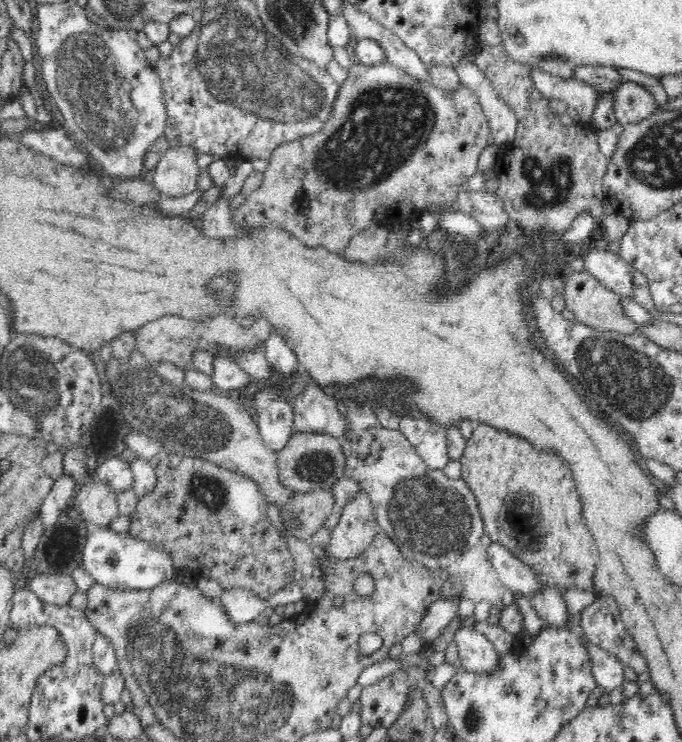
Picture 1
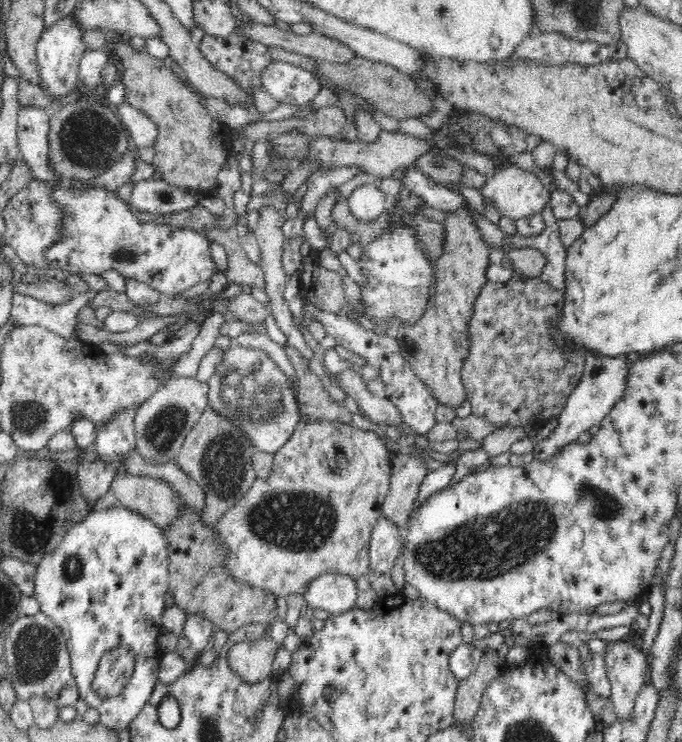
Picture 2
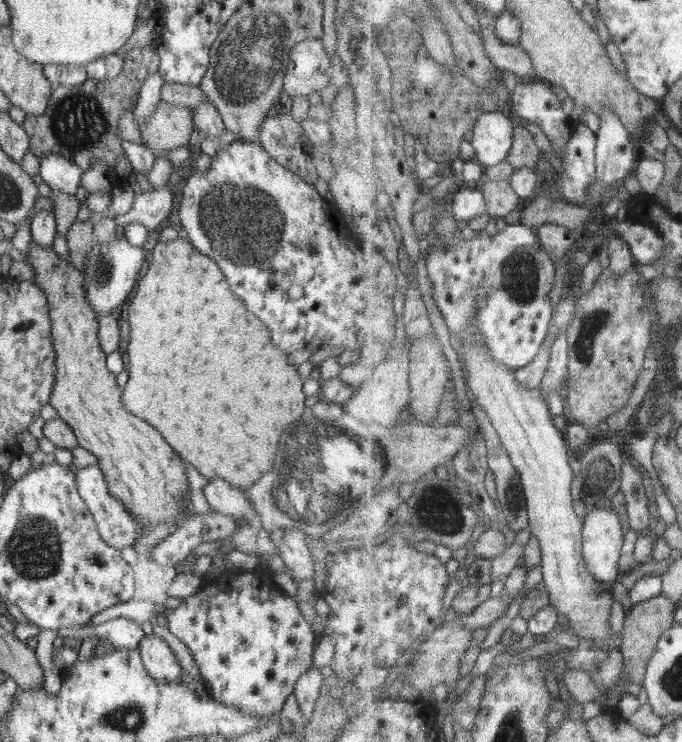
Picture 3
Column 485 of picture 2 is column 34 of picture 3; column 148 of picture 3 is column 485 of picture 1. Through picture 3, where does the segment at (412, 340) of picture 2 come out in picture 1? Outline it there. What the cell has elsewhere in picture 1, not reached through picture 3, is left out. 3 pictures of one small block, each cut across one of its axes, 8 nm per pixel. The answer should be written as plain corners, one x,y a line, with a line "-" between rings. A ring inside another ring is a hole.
486,422
474,423
474,431
470,440
467,441
466,448
464,448
464,454
460,458
461,462
461,477
463,481
470,487
470,490
474,493
477,500
477,505
485,526
485,532
490,535
492,543
498,543
506,547
514,556
521,559
524,564
530,566
530,569
534,572
538,572
538,579
543,584
548,584
548,588
557,589
561,593
567,590
588,590
592,591
594,588
594,570
595,562
597,561
599,552
596,550
596,544
593,537
590,536
587,526
585,525
585,518
583,518
583,505
576,486
575,477
570,470
570,467
564,462
564,459
557,454
550,454
548,452
536,452
537,448
534,445
530,445
526,439
516,437
506,431
500,431
494,429
490,425
486,425

